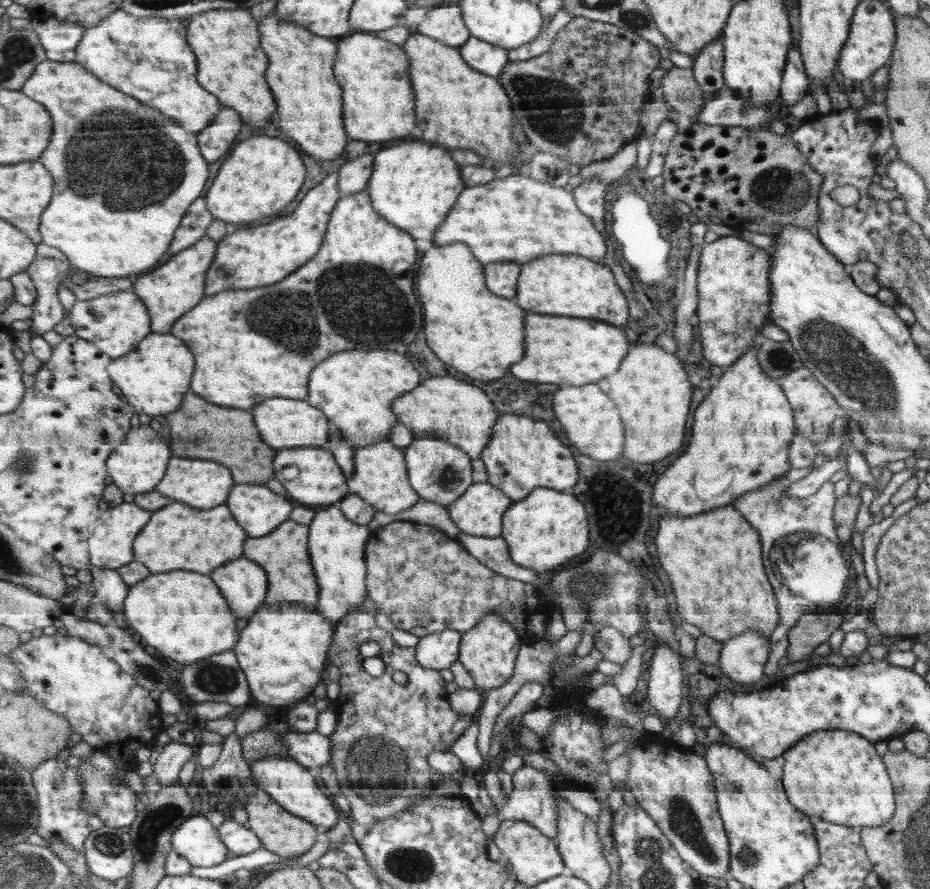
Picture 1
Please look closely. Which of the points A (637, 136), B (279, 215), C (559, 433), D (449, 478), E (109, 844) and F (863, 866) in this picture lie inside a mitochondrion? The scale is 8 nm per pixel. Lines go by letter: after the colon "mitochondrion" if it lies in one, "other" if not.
A: other
B: other
C: other
D: mitochondrion
E: mitochondrion
F: other

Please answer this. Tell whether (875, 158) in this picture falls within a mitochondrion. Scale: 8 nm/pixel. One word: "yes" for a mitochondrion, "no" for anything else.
no

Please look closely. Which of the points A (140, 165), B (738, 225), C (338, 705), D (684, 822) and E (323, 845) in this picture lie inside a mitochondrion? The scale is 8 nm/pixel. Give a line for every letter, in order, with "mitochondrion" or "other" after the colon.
A: mitochondrion
B: other
C: other
D: mitochondrion
E: other

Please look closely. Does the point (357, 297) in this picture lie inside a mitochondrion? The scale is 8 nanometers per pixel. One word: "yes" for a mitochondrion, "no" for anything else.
yes

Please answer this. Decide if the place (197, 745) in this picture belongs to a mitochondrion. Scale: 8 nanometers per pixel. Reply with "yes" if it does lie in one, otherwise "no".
no

